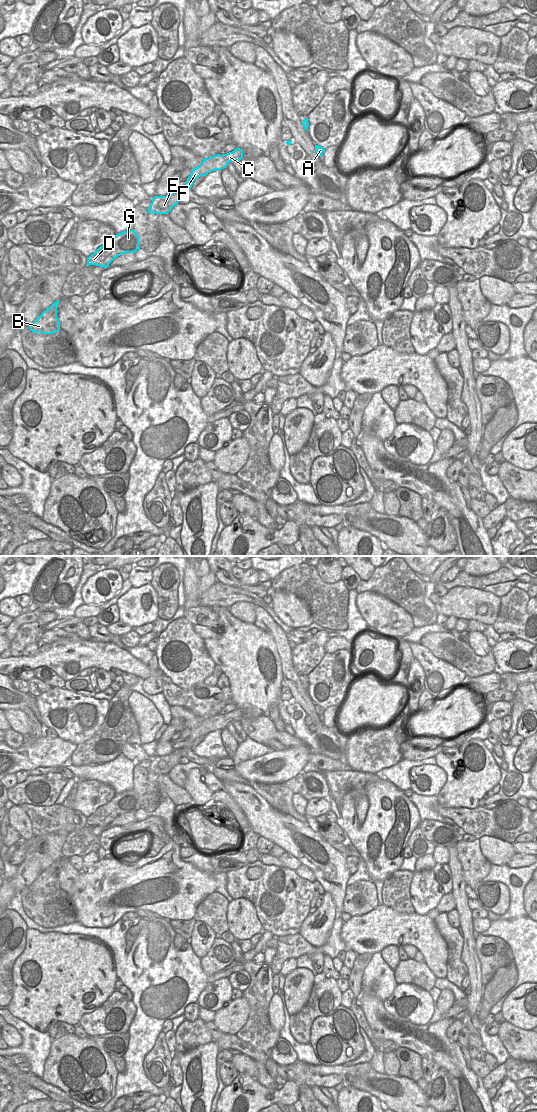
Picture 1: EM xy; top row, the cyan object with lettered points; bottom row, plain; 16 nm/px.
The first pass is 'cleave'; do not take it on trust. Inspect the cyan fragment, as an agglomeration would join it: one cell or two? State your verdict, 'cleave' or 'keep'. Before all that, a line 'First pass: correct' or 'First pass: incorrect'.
First pass: incorrect
keep

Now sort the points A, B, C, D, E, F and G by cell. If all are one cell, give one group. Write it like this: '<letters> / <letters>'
A B C D E F G

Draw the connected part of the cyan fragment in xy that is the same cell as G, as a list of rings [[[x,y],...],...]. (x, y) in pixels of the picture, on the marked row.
[[[134,230],[116,234],[110,242],[100,246],[93,254],[87,257],[87,265],[96,265],[107,268],[118,256],[125,253],[135,253],[140,249],[139,236]]]

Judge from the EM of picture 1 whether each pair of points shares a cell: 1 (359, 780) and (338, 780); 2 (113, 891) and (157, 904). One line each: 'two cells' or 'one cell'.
1: one cell
2: one cell

